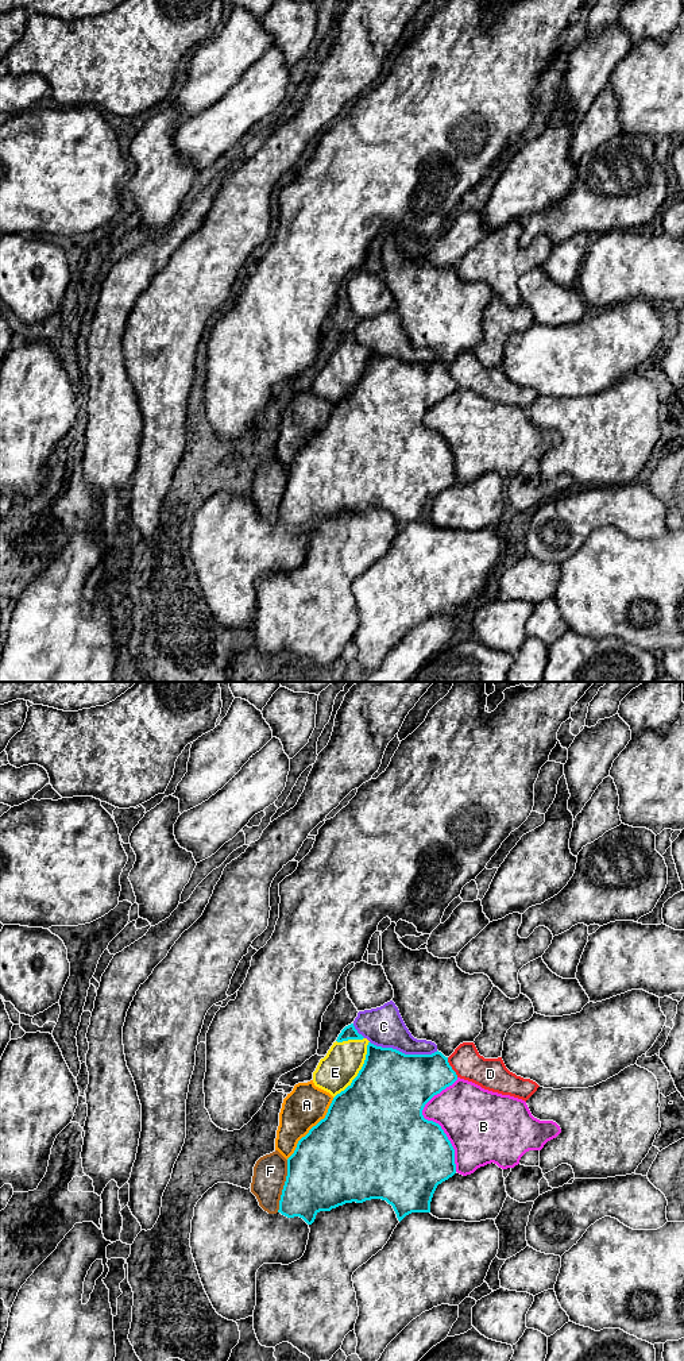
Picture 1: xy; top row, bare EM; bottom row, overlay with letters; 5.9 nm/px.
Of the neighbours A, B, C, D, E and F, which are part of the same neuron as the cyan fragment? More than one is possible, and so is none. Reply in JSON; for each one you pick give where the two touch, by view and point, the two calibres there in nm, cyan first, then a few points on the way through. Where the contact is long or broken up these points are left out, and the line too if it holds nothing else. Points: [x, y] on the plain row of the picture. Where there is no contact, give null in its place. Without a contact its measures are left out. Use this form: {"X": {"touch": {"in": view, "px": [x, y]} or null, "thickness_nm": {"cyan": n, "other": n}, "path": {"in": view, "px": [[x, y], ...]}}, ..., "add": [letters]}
{"E": {"touch": {"in": "xy", "px": [359, 380]}, "thickness_nm": {"cyan": 460, "other": 220}}, "add": ["E"]}

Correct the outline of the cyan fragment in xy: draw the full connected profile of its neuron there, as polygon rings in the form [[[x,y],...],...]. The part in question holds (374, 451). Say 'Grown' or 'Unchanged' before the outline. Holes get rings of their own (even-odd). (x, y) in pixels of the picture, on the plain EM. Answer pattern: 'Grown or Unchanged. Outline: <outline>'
Grown. Outline: [[[353,332],[345,335],[326,365],[313,381],[316,396],[329,401],[333,409],[324,428],[302,446],[287,467],[287,485],[279,518],[287,527],[300,525],[312,533],[320,520],[331,520],[345,512],[382,508],[393,514],[401,531],[411,521],[430,521],[430,510],[438,493],[456,482],[455,458],[441,435],[422,424],[425,413],[457,389],[456,381],[441,361],[405,363],[393,356],[371,352]]]

